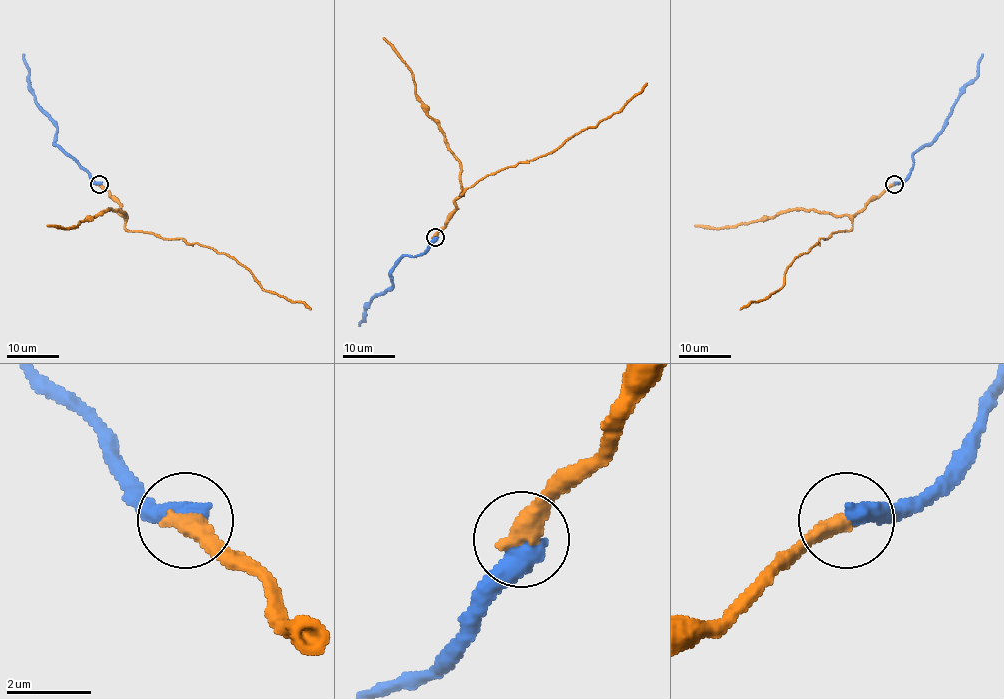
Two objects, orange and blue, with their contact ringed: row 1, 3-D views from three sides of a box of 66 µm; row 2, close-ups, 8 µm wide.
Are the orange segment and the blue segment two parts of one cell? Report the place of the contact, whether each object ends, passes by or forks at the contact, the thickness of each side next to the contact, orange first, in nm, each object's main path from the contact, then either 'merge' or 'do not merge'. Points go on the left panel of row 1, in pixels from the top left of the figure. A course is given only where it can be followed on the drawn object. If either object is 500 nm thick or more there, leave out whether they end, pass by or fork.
(99, 184) | 480/550 nm | orange via (99, 184), (118, 202), (129, 231), (183, 239), (226, 253), (246, 267), (265, 291), (302, 301), (311, 309) | blue via (99, 184), (55, 143), (56, 126), (35, 100), (22, 54) | merge

